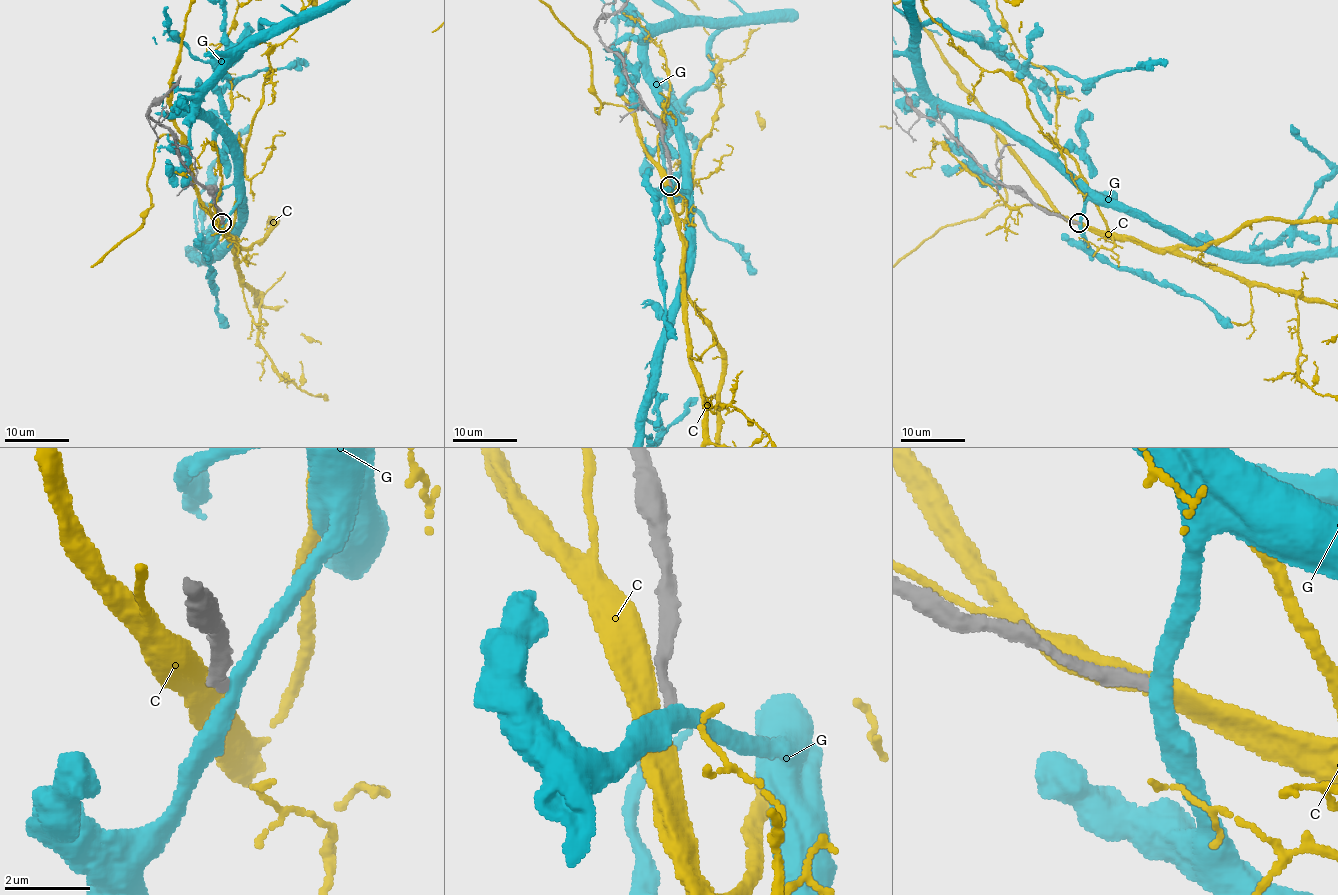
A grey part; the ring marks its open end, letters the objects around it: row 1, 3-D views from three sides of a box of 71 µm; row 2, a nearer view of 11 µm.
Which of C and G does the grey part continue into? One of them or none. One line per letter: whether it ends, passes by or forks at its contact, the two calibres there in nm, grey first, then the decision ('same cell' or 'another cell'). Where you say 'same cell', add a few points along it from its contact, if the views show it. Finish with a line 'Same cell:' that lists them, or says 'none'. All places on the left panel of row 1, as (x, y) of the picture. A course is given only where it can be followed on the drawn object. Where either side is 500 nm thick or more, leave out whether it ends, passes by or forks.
C: 380/500 nm | another cell
G: it passes by | 280/360 nm | another cell
Same cell: none

